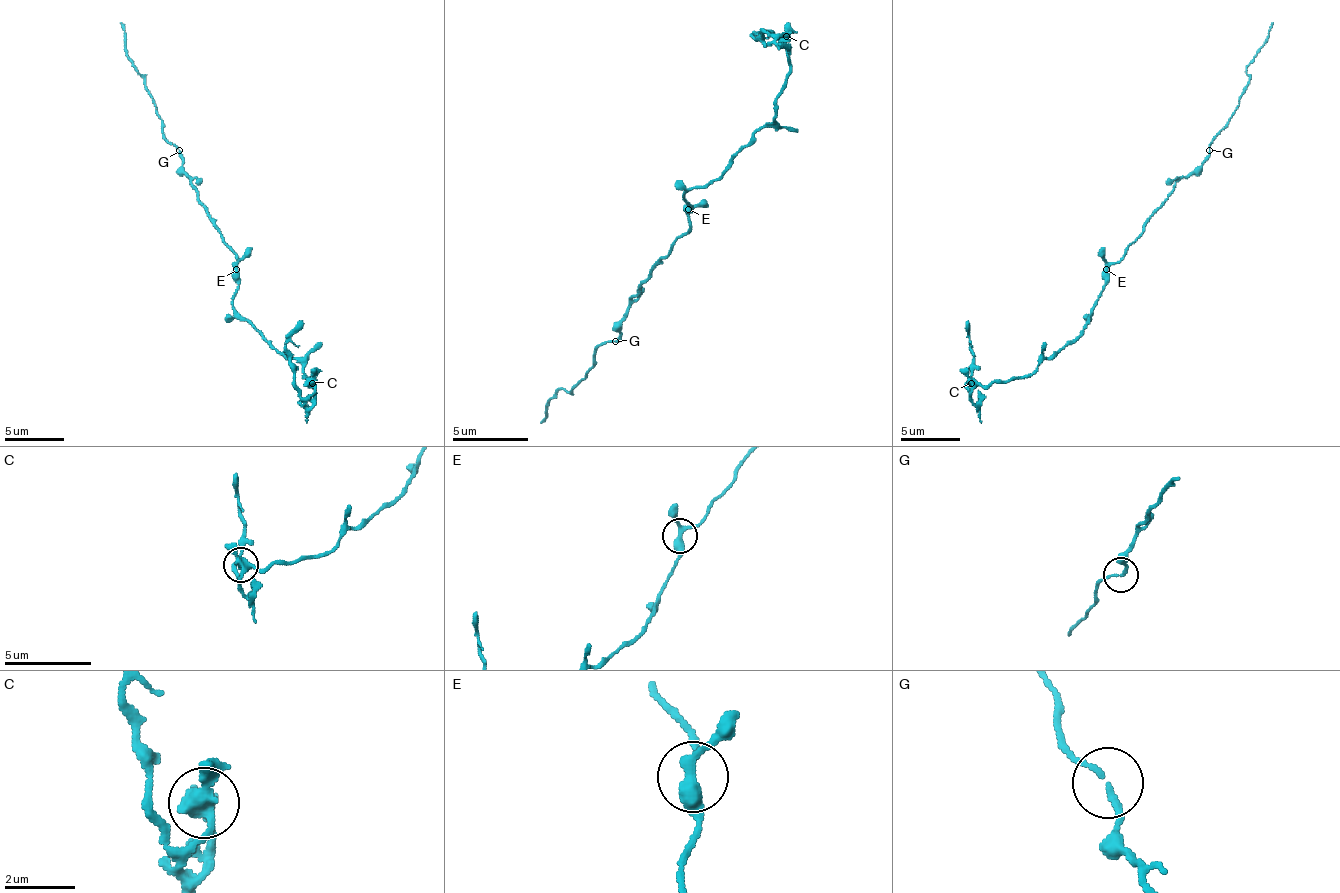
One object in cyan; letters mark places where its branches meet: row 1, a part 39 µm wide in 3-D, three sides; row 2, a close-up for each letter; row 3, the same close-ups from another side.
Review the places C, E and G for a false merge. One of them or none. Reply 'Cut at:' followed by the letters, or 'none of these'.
Cut at: C

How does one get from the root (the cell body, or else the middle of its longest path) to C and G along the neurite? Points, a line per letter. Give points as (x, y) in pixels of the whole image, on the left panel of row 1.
C: (236, 266), (233, 308), (266, 340), (295, 358), (304, 376), (313, 382)
G: (236, 266), (233, 251), (183, 168), (180, 151)

